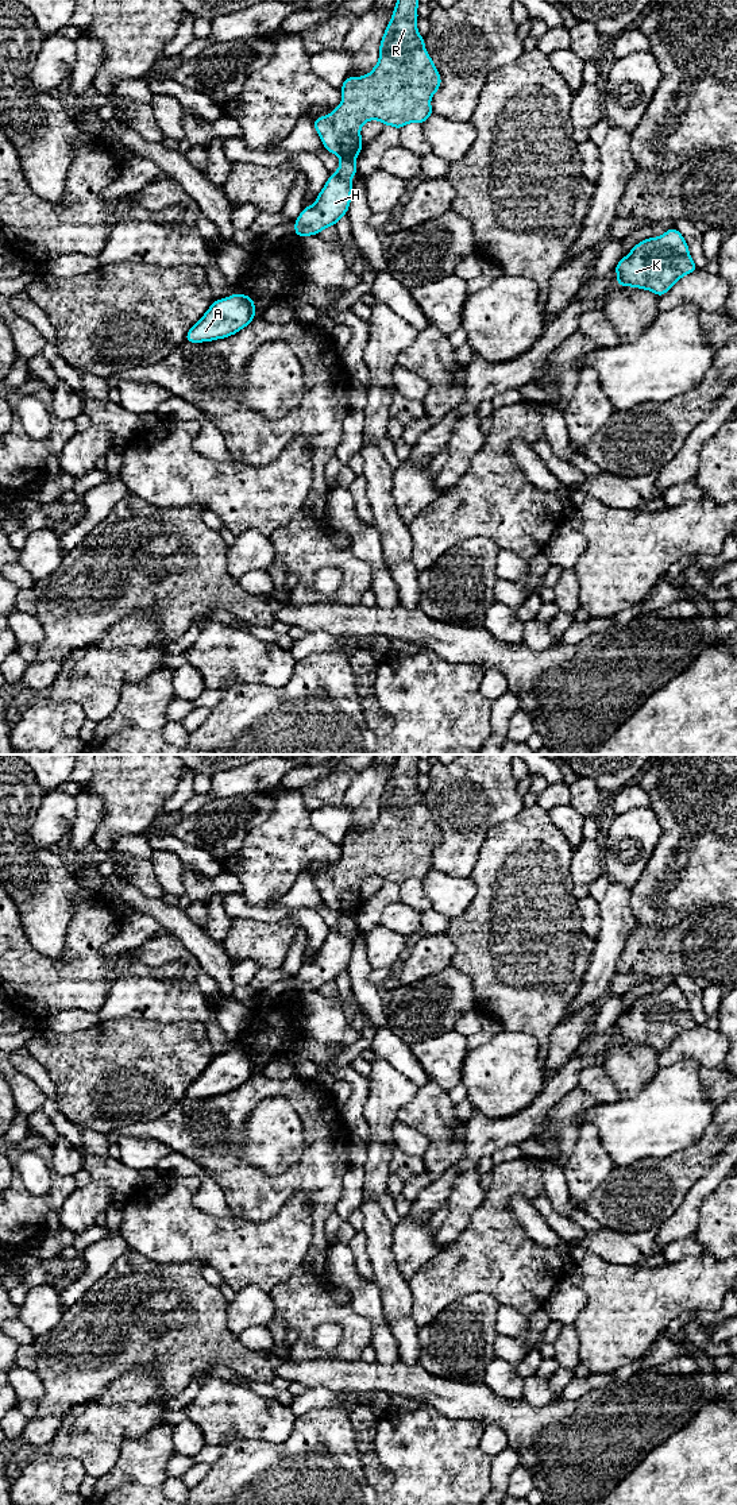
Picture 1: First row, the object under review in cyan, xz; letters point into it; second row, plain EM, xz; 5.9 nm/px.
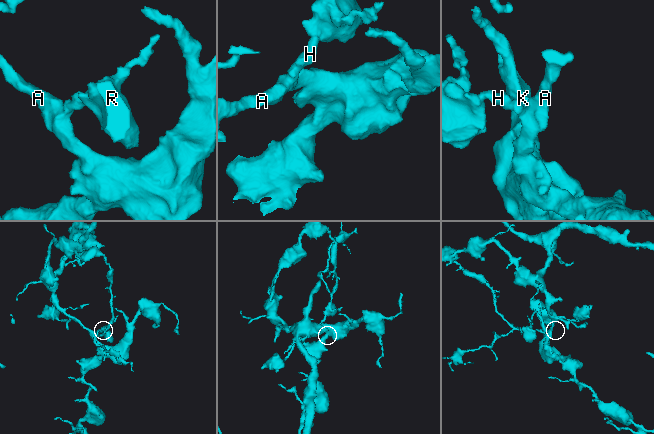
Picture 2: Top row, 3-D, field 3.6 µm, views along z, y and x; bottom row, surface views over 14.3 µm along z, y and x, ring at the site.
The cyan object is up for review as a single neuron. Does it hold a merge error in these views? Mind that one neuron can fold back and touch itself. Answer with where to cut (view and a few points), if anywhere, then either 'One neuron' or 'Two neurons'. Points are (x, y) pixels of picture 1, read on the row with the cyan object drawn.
Split along xz (342, 157), (351, 157), (354, 159). Two neurons

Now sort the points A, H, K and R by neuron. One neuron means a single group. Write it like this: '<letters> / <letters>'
A H K / R

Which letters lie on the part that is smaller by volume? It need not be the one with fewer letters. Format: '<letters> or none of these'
R

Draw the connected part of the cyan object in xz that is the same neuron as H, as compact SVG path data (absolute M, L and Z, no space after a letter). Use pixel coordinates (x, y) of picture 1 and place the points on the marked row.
M342 158L339 169L329 174L313 205L305 207L294 221L298 236L317 235L327 227L336 225L351 204L352 177L358 171L354 158Z

